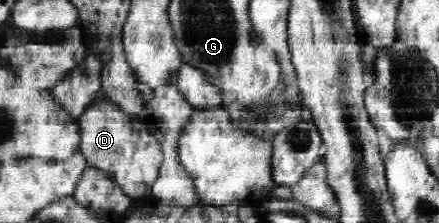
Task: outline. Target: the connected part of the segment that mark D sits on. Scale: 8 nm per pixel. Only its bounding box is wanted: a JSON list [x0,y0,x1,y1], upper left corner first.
[77,97,164,201]

